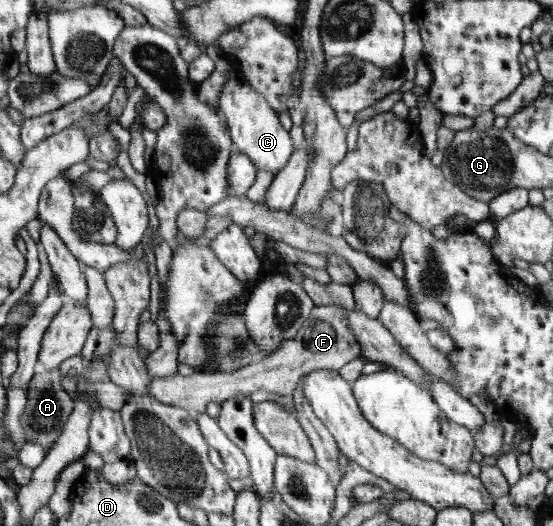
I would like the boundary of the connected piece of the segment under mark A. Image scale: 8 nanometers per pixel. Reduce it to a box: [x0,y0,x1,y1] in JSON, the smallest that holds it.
[20,367,74,452]

